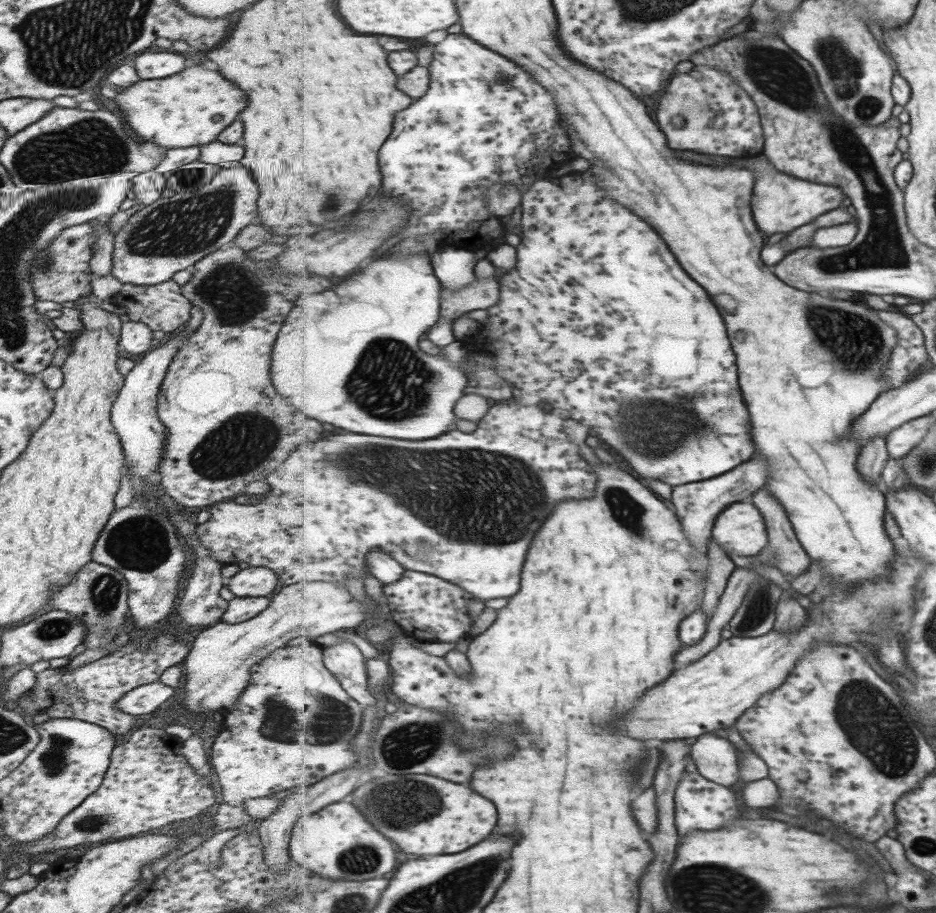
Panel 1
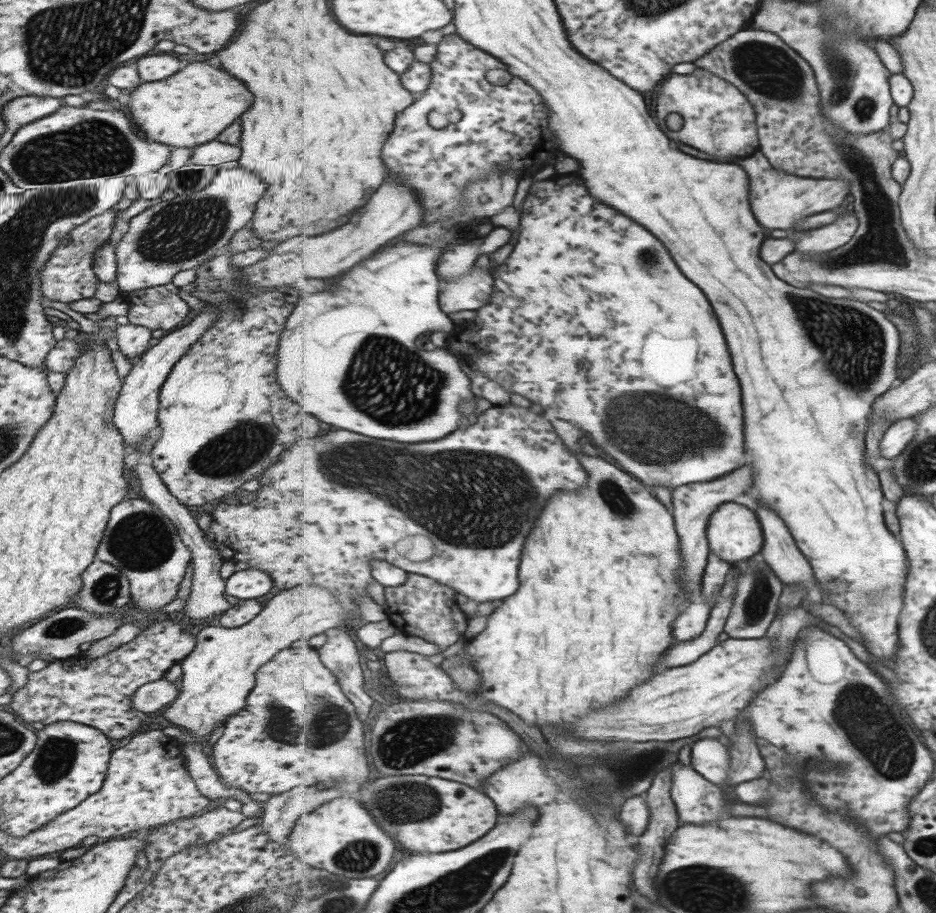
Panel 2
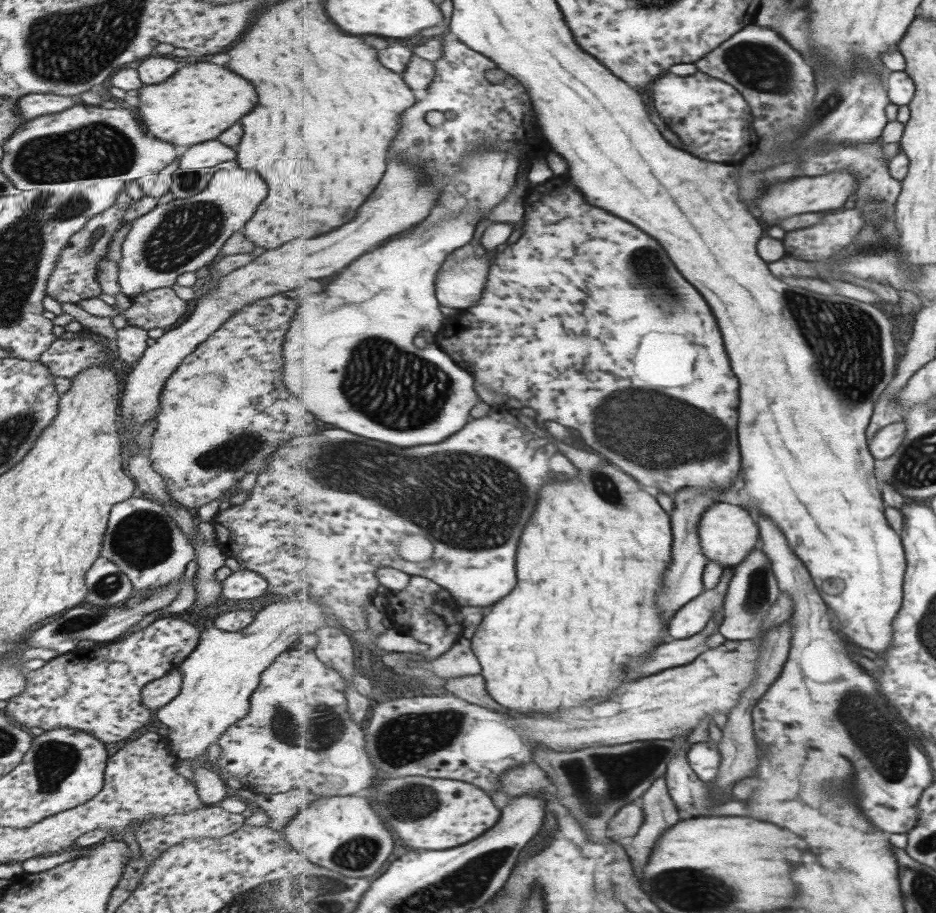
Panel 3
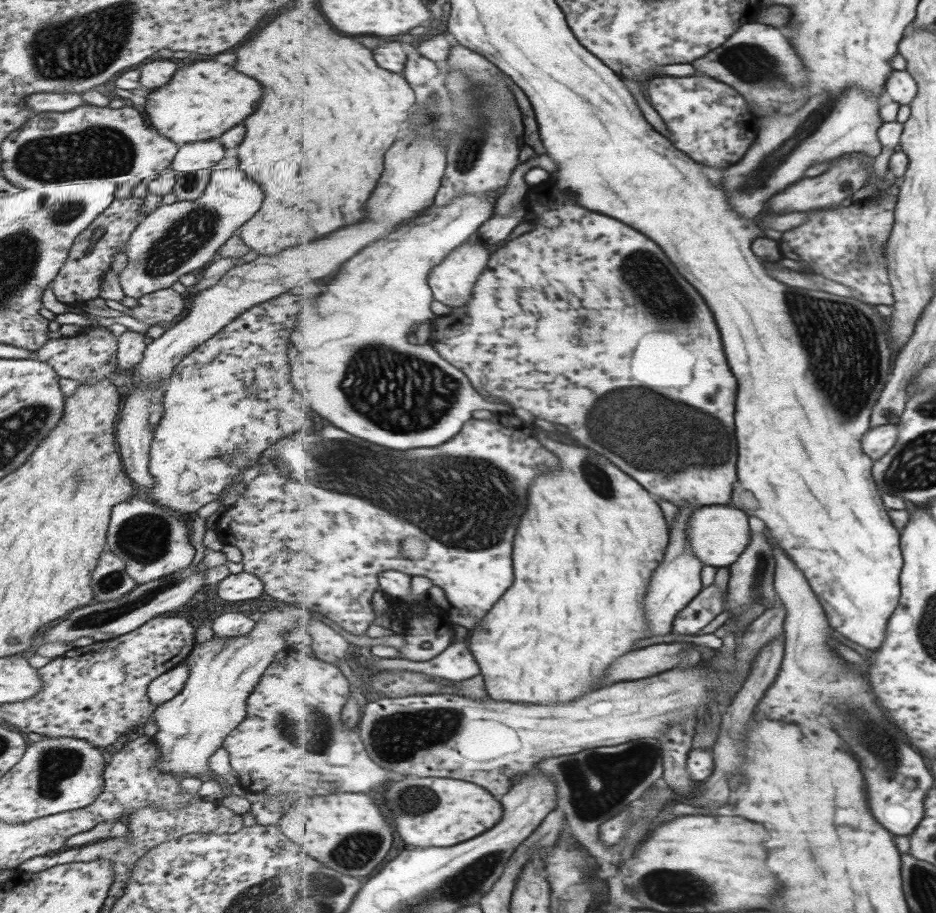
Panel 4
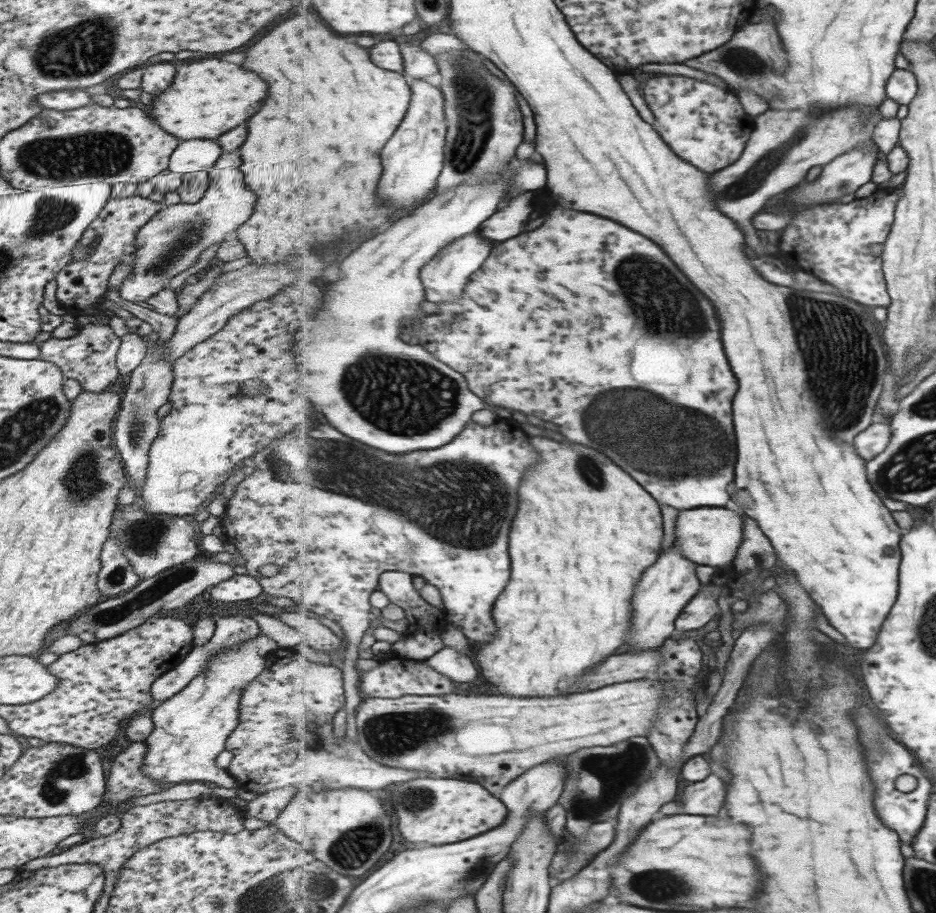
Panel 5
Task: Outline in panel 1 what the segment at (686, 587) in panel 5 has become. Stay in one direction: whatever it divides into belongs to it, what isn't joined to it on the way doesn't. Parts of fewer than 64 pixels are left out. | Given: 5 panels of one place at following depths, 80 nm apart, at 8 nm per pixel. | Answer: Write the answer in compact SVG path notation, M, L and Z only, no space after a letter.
M759 456L757 460L745 462L730 473L719 476L719 478L705 480L705 482L683 484L683 486L680 485L677 488L673 488L675 492L673 492L673 500L671 502L677 508L679 522L683 522L683 528L685 528L685 532L696 553L706 555L709 540L713 537L715 521L717 521L721 513L729 505L745 500L745 498L751 496L751 493L764 489L767 481L769 481L769 462L763 456Z

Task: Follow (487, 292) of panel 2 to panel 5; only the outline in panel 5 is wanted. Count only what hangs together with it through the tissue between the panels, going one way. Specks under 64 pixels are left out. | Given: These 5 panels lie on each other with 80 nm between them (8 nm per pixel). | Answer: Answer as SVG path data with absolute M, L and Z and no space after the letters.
M479 232L469 233L458 241L451 242L449 246L435 255L434 259L427 264L427 270L422 270L422 281L427 286L427 298L431 302L449 302L463 296L463 290L469 282L469 278L483 266L483 262L489 258L493 244L491 240L485 240Z

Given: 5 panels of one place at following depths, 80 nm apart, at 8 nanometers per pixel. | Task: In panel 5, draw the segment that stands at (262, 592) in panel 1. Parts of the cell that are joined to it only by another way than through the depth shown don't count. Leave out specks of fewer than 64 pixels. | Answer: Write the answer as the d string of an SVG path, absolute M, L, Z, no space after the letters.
M233 574L227 580L219 582L210 591L211 598L219 602L241 602L251 600L261 594L257 579L245 574Z

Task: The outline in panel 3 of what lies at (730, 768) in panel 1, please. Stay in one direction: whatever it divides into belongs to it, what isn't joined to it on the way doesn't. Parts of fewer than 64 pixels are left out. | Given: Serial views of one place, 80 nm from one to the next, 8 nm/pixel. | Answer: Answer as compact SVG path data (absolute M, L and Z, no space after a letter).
M706 741L693 744L688 751L688 761L701 780L713 782L719 776L719 766L722 766L718 743Z

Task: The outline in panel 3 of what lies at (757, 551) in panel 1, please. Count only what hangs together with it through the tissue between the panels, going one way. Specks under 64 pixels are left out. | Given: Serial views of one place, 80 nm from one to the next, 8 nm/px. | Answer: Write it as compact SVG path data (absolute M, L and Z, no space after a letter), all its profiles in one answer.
M716 502L705 512L700 522L700 541L707 558L711 561L735 567L741 564L755 550L761 540L760 528L753 522L752 511L740 505Z

